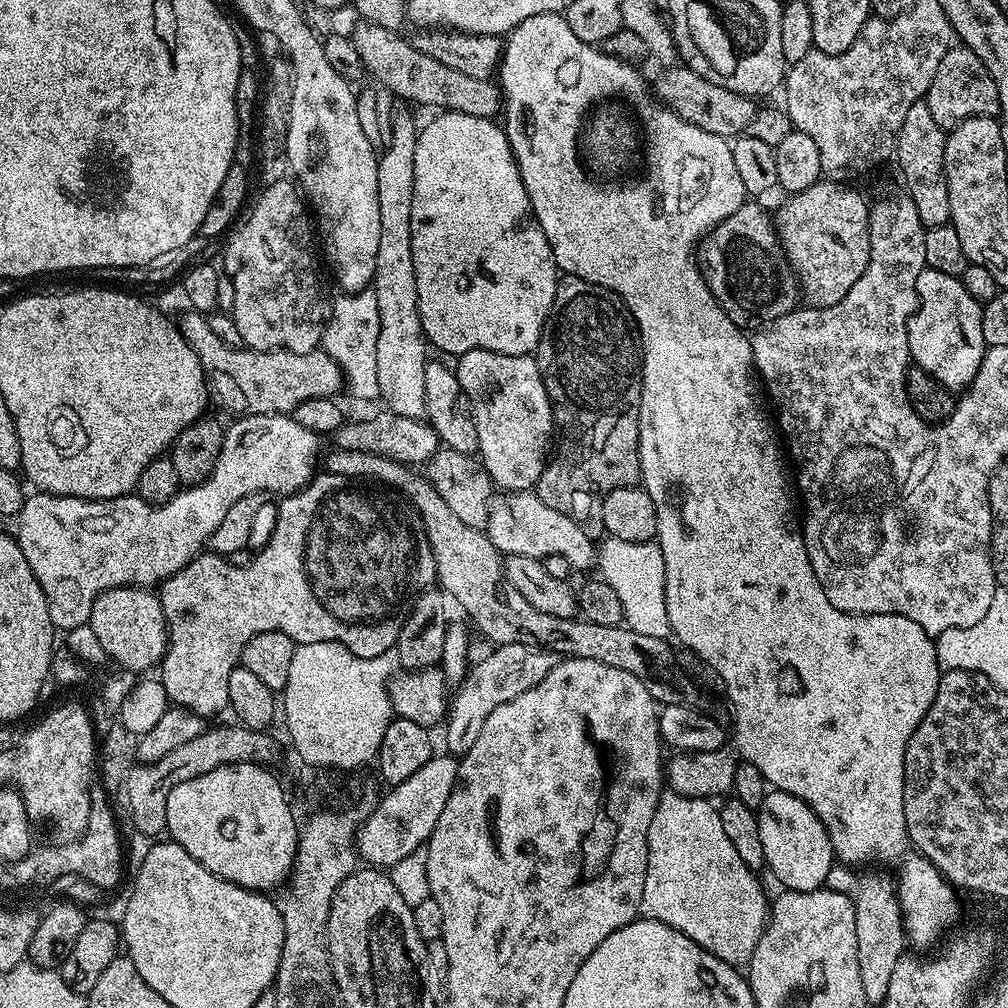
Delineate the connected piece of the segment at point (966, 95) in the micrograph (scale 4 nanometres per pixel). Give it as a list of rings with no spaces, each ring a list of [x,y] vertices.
[[[953,46],[942,58],[942,62],[935,71],[934,80],[926,95],[930,106],[930,115],[934,122],[945,130],[957,128],[966,118],[975,116],[1000,115],[1000,103],[998,102],[998,86],[994,86],[994,78],[990,78],[990,70],[969,48]]]

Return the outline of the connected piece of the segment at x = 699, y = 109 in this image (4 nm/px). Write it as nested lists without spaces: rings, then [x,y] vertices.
[[[679,66],[664,72],[654,80],[654,92],[660,103],[676,112],[686,122],[715,136],[735,138],[748,131],[750,122],[758,115],[757,101],[751,96],[734,94],[726,86],[718,86],[715,79],[698,74],[693,68]]]

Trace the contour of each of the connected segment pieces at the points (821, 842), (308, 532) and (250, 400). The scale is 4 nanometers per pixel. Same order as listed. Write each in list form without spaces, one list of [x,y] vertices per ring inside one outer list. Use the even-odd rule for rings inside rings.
[[[768,790],[759,808],[755,809],[755,814],[758,835],[762,837],[764,863],[767,871],[772,871],[773,878],[781,884],[781,889],[789,892],[816,892],[829,883],[828,875],[832,872],[832,864],[834,865],[832,843],[826,834],[826,826],[822,826],[818,814],[814,814],[814,810],[810,810],[810,806],[802,802],[802,798],[794,798],[794,794]]]
[[[316,474],[305,488],[299,488],[291,496],[283,497],[279,503],[280,509],[276,512],[276,525],[273,526],[272,533],[268,536],[268,545],[249,564],[244,564],[239,568],[238,565],[232,564],[236,562],[229,557],[217,556],[215,552],[208,550],[196,556],[181,572],[175,572],[169,580],[163,581],[162,603],[164,617],[168,619],[168,650],[164,654],[158,672],[164,681],[164,689],[169,701],[175,707],[189,708],[194,714],[205,718],[218,715],[220,708],[227,709],[230,674],[239,665],[240,655],[246,642],[250,642],[250,638],[254,638],[254,634],[262,634],[266,630],[278,630],[289,636],[295,644],[337,640],[346,650],[350,650],[358,657],[377,657],[378,654],[391,651],[395,647],[400,633],[402,613],[405,611],[404,599],[407,596],[415,597],[425,588],[437,583],[434,554],[431,552],[430,542],[427,541],[427,536],[424,533],[420,515],[403,496],[395,491],[381,490],[379,487],[369,486],[367,483],[357,482],[345,476]]]
[[[191,310],[185,311],[184,317],[179,317],[178,327],[180,333],[190,342],[194,354],[198,354],[198,362],[202,362],[204,379],[208,381],[208,390],[213,401],[225,404],[230,411],[236,412],[237,417],[241,416],[278,416],[281,414],[291,414],[299,404],[306,402],[310,398],[335,397],[336,391],[345,387],[344,375],[334,362],[323,350],[314,352],[256,352],[252,348],[231,348],[226,342],[222,342],[210,330],[207,319],[201,313]]]

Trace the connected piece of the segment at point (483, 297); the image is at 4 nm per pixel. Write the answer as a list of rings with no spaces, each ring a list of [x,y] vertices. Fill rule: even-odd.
[[[441,111],[428,125],[419,129],[417,150],[414,151],[414,206],[410,206],[410,242],[414,250],[414,278],[418,282],[418,310],[422,318],[422,330],[433,349],[441,348],[452,358],[459,358],[470,350],[490,350],[498,354],[526,356],[535,353],[546,318],[556,297],[558,269],[552,257],[552,247],[538,226],[522,174],[516,165],[508,135],[492,118],[474,118],[470,114]]]

